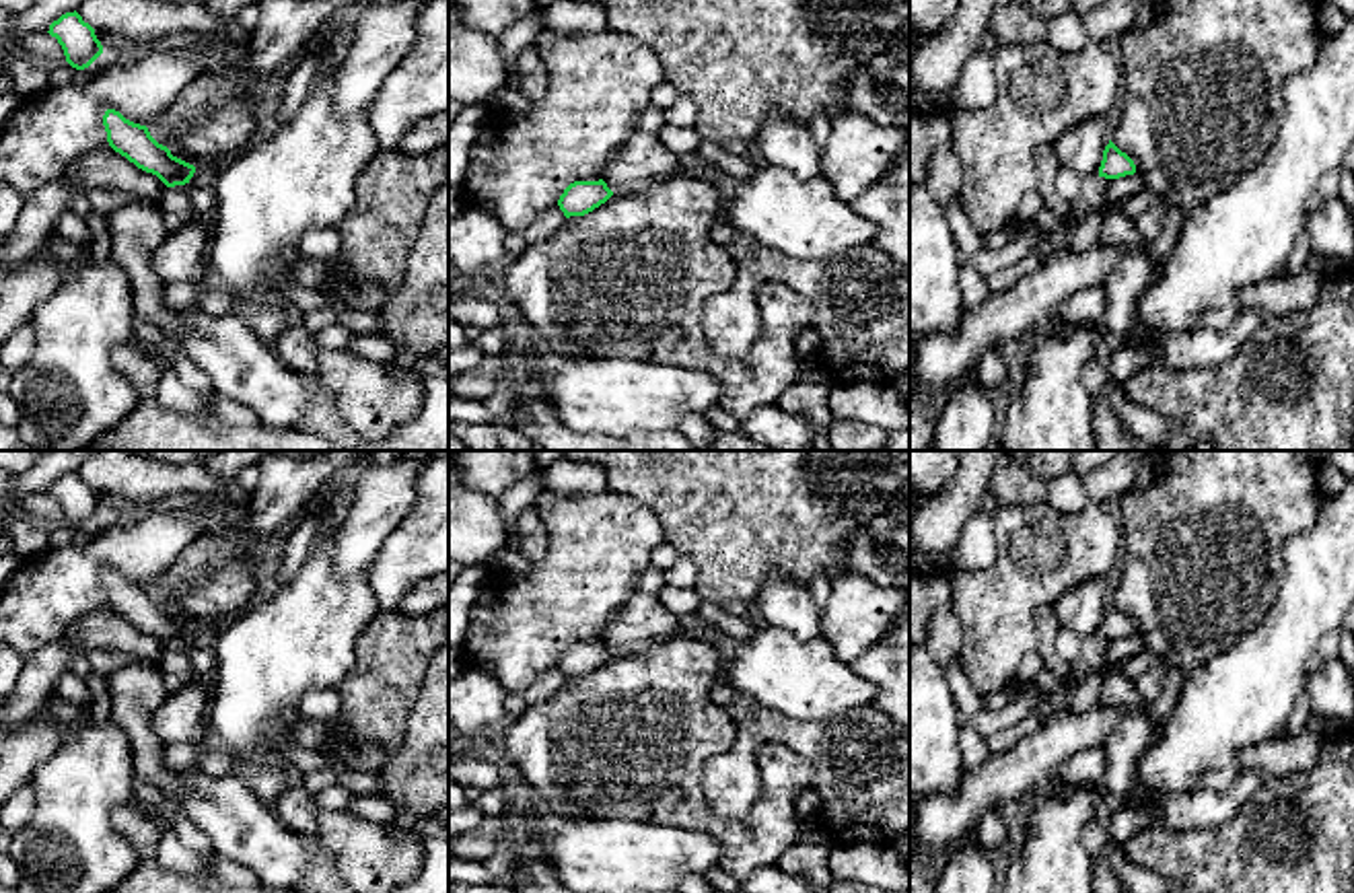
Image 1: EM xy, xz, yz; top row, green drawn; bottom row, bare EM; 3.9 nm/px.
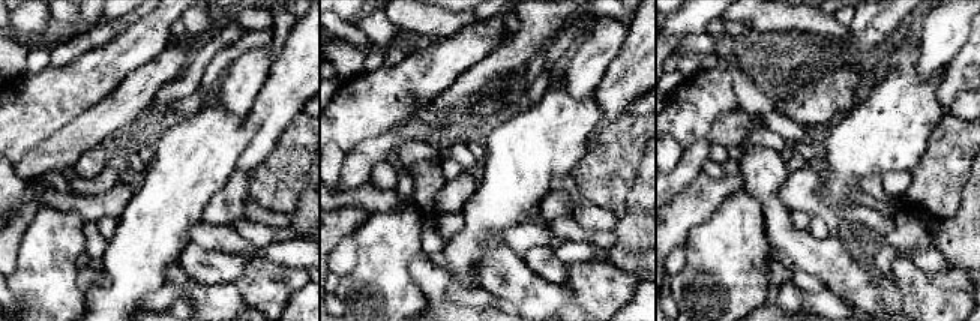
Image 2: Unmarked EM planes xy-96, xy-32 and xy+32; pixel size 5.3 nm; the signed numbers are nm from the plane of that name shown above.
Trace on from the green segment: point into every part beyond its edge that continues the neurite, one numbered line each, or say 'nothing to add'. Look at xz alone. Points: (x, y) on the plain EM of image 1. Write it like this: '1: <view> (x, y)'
nothing to add

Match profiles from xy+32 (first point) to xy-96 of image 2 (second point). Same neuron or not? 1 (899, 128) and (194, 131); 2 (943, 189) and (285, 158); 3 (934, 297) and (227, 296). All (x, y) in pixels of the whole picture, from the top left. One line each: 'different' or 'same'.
1: same
2: same
3: different

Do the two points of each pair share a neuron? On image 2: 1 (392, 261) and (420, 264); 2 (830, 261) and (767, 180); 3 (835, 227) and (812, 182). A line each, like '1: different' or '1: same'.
1: different
2: same
3: same

